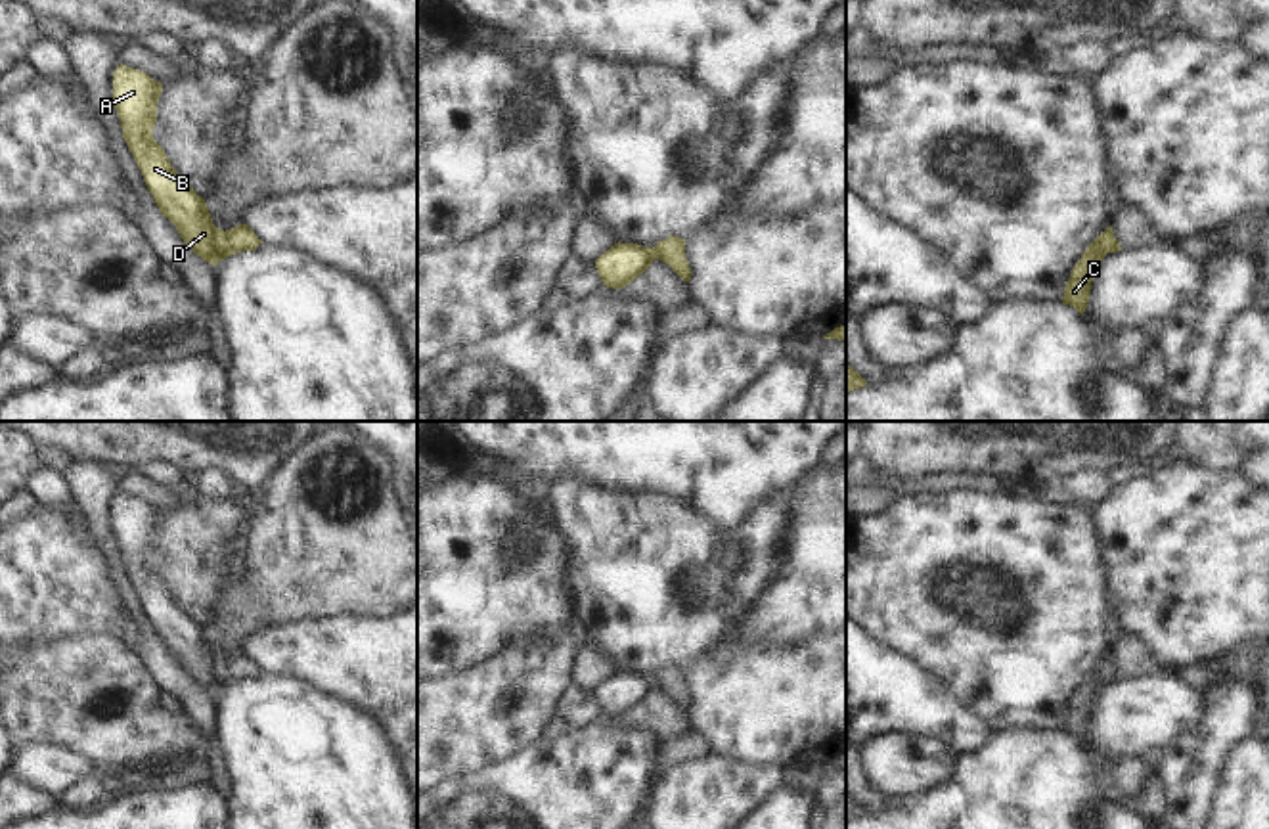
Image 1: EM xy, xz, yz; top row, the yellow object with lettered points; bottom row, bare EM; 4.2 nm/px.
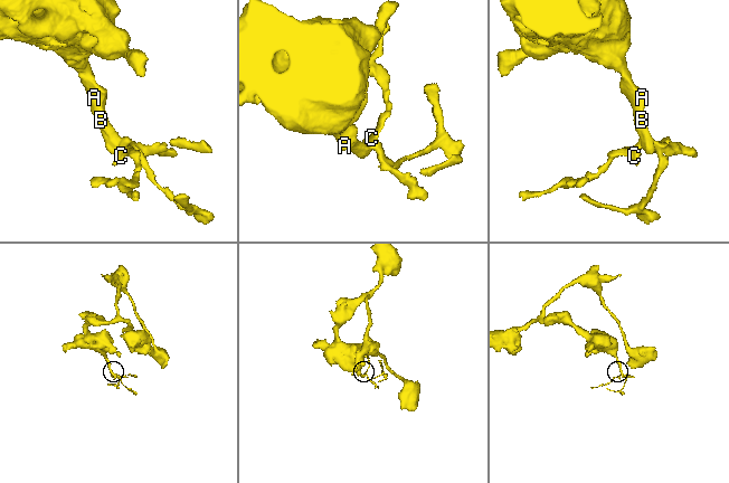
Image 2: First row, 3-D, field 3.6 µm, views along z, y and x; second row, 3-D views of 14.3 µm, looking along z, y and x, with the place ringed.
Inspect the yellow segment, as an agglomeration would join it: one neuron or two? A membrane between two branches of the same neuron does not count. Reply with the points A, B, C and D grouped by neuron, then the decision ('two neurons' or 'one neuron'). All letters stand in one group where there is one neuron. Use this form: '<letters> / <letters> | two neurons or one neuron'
A B D / C | two neurons

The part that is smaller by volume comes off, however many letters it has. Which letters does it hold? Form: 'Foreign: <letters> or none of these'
Foreign: C

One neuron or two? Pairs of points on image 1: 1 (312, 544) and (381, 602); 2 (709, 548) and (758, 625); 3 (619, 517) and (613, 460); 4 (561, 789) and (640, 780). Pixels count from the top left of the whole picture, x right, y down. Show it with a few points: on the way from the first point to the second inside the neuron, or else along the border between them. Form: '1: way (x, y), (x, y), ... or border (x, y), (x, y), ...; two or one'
1: way (330, 550), (364, 584); one
2: border (776, 575), (749, 615), (728, 636); two
3: border (573, 470), (584, 479), (659, 492); two
4: way (580, 789), (598, 780), (621, 780); one

